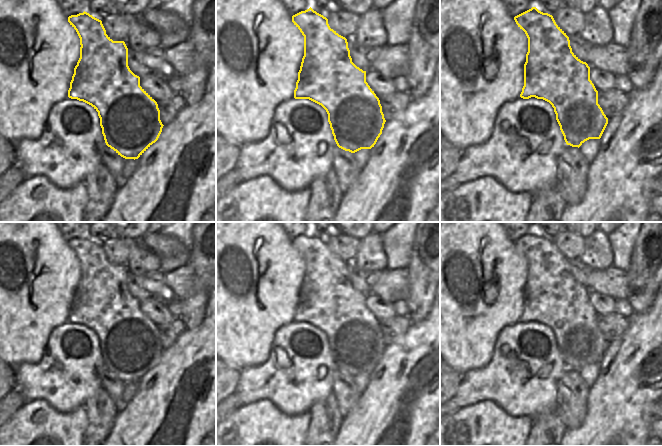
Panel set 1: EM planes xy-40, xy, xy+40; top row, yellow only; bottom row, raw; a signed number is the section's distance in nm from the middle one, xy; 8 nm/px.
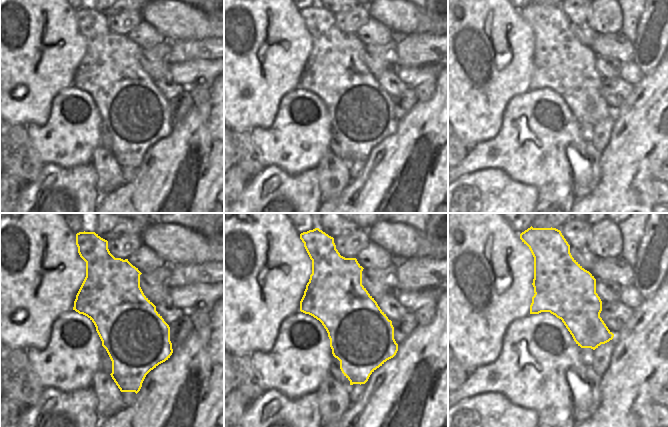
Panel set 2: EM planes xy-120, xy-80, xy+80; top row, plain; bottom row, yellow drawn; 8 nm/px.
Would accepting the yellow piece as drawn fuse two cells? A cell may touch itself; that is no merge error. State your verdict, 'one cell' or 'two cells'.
two cells

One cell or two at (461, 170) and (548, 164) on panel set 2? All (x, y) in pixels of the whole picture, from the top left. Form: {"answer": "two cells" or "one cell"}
{"answer": "one cell"}

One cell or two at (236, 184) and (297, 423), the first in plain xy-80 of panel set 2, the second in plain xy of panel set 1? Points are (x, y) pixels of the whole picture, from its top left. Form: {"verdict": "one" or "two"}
{"verdict": "two"}

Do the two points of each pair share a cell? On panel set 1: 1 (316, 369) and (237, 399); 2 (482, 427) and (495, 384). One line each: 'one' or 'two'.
1: one
2: two

